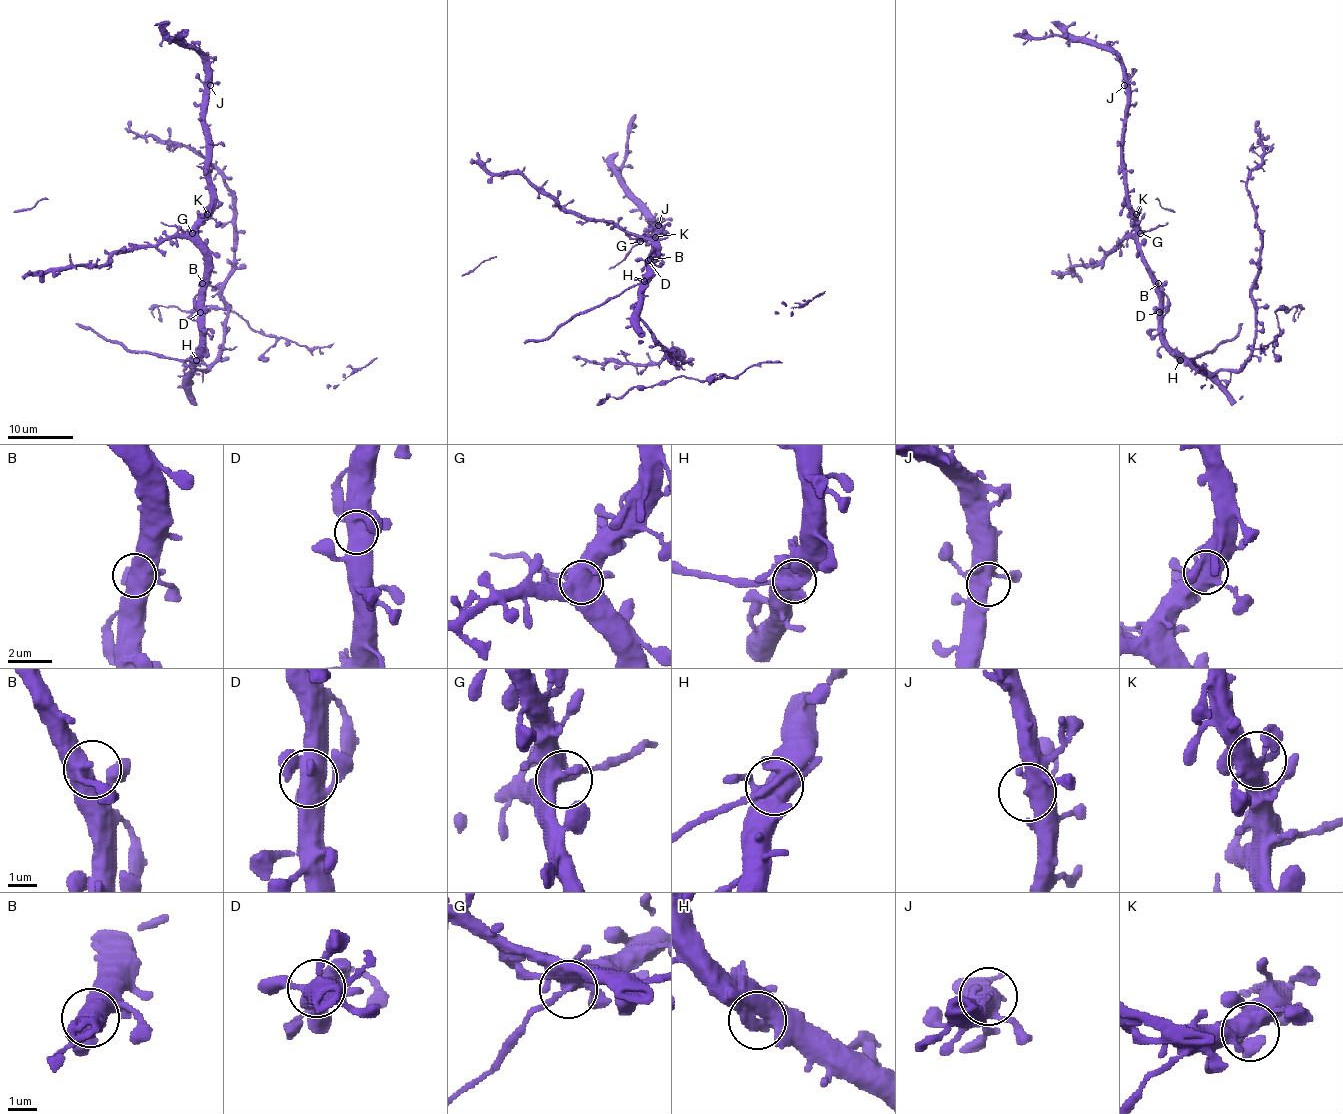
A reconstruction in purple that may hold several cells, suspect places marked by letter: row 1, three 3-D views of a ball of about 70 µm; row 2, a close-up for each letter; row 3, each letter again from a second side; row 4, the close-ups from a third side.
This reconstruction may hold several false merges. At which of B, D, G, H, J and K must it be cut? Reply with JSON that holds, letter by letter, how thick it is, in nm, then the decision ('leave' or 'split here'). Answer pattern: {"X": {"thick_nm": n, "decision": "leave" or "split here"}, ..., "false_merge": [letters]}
{"B": {"thick_nm": 440, "decision": "leave"}, "D": {"thick_nm": 480, "decision": "leave"}, "G": {"thick_nm": 400, "decision": "split here"}, "H": {"thick_nm": 480, "decision": "split here"}, "J": {"thick_nm": 420, "decision": "leave"}, "K": {"thick_nm": 550, "decision": "leave"}, "false_merge": ["G", "H"]}

